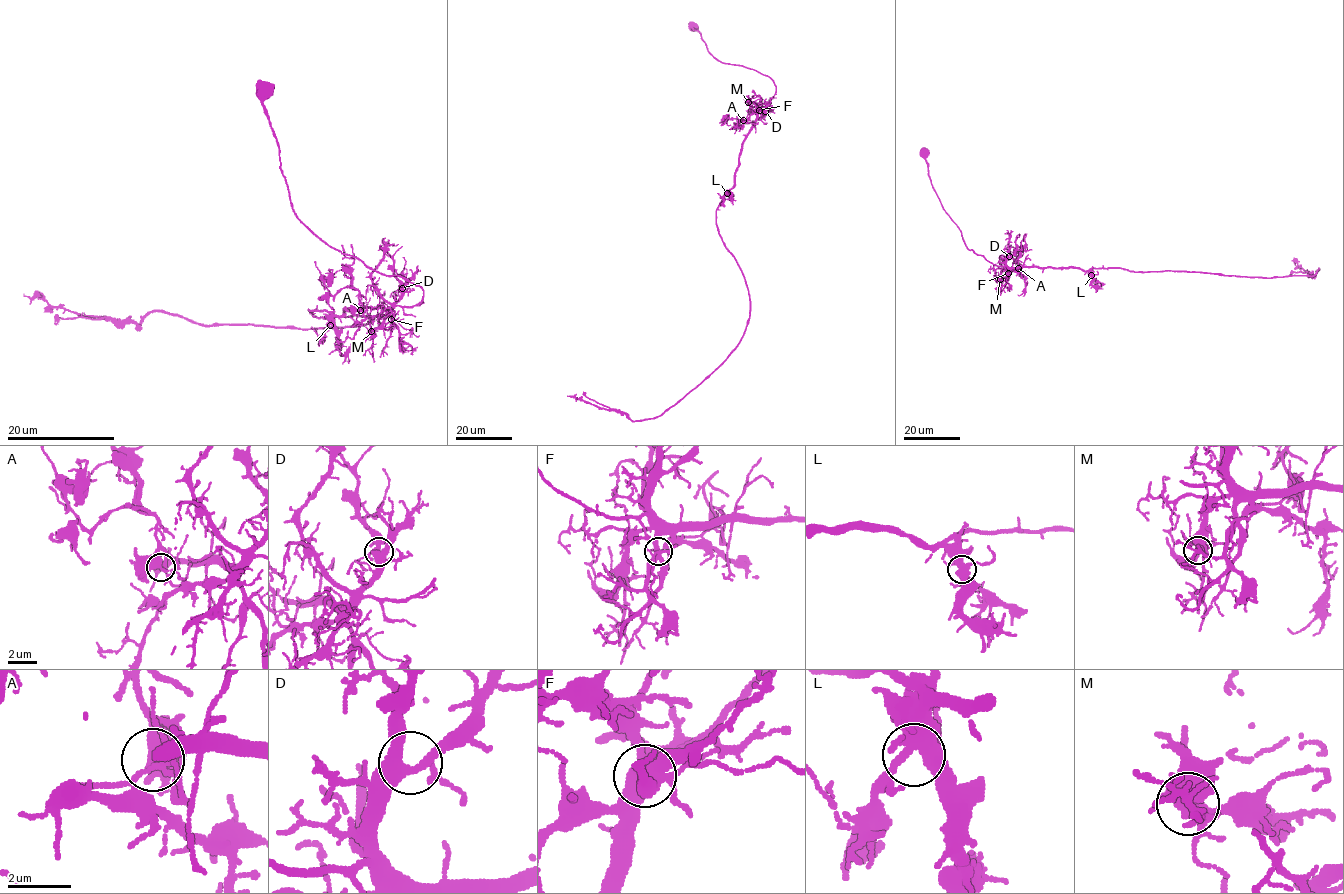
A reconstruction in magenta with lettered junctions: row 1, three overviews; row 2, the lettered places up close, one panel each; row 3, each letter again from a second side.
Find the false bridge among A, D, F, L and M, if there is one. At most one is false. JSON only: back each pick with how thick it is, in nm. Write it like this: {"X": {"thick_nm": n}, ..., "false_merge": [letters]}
{"A": {"thick_nm": 360}, "false_merge": ["A"]}

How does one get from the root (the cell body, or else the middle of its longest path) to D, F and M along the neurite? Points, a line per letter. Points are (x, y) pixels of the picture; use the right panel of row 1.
D: (925, 153), (932, 187), (943, 210), (960, 229), (967, 247), (998, 266), (1004, 266), (1009, 256)
F: (925, 153), (932, 187), (943, 210), (960, 229), (967, 247), (996, 265), (1005, 266), (1008, 273)
M: (925, 153), (931, 183), (943, 210), (960, 229), (969, 249), (996, 265), (1005, 266), (1000, 279)

